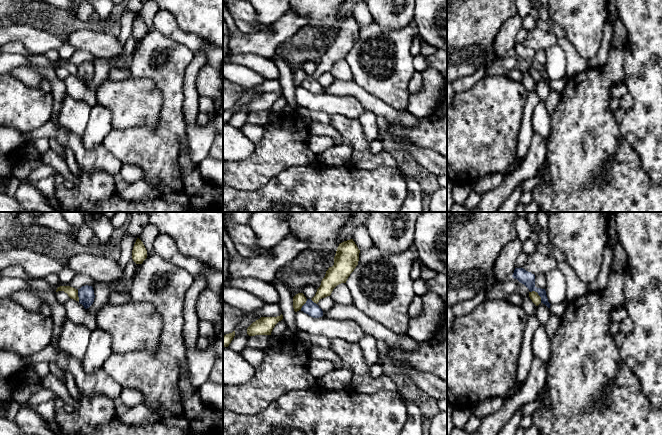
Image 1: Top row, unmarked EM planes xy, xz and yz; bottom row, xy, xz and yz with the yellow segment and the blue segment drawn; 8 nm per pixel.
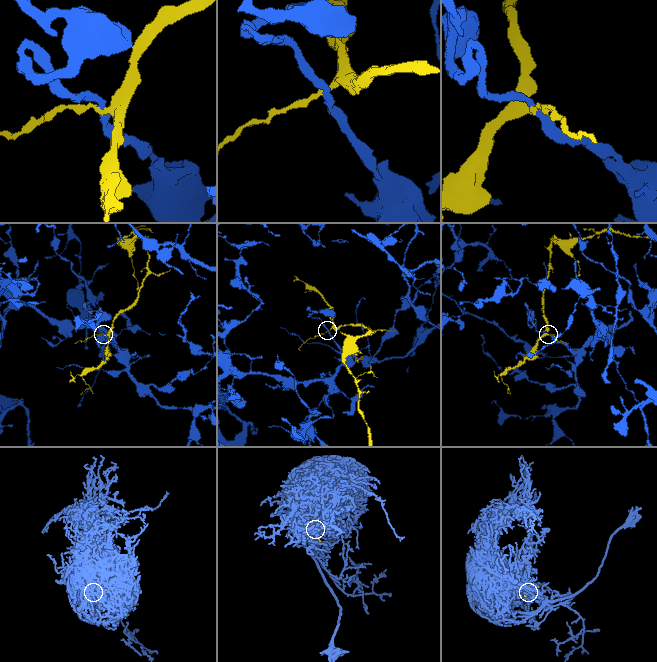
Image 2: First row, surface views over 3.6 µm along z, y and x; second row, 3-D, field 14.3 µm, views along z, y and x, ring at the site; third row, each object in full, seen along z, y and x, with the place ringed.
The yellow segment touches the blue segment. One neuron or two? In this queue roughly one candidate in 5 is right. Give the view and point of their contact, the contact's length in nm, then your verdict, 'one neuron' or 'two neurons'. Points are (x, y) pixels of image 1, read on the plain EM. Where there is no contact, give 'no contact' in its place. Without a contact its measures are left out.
contact yz (537, 70); length 130 nm; two neurons

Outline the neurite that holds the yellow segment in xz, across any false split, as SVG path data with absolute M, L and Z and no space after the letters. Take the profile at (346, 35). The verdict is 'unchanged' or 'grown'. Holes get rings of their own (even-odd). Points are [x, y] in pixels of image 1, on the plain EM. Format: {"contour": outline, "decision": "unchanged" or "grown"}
{"contour": "M353 15L339 20L334 33L334 41L328 44L320 63L311 75L314 79L317 80L320 75L330 72L337 61L346 59L348 53L358 41L359 29L360 26Z", "decision": "unchanged"}

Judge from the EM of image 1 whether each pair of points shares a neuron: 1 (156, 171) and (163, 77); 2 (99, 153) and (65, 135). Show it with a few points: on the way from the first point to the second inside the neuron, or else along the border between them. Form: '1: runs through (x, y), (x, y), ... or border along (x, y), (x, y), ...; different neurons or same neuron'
1: runs through (164, 148), (170, 135), (170, 100); same neuron
2: runs through (91, 153), (83, 153), (73, 143); same neuron

